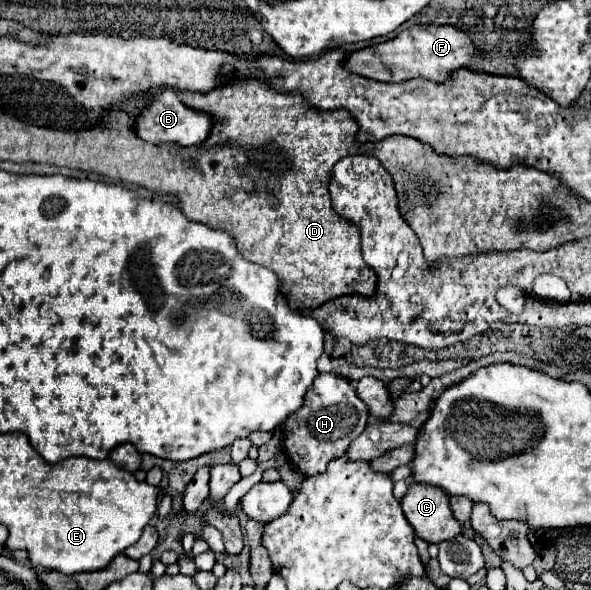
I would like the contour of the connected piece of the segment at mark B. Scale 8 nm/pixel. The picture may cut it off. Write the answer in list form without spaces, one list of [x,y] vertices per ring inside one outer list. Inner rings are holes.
[[[170,89],[158,93],[140,113],[140,117],[134,123],[134,133],[142,139],[142,141],[150,141],[150,143],[176,143],[180,147],[194,147],[194,145],[202,145],[204,139],[210,133],[210,113],[202,113],[202,111],[194,111],[188,105],[184,105],[178,95]]]

